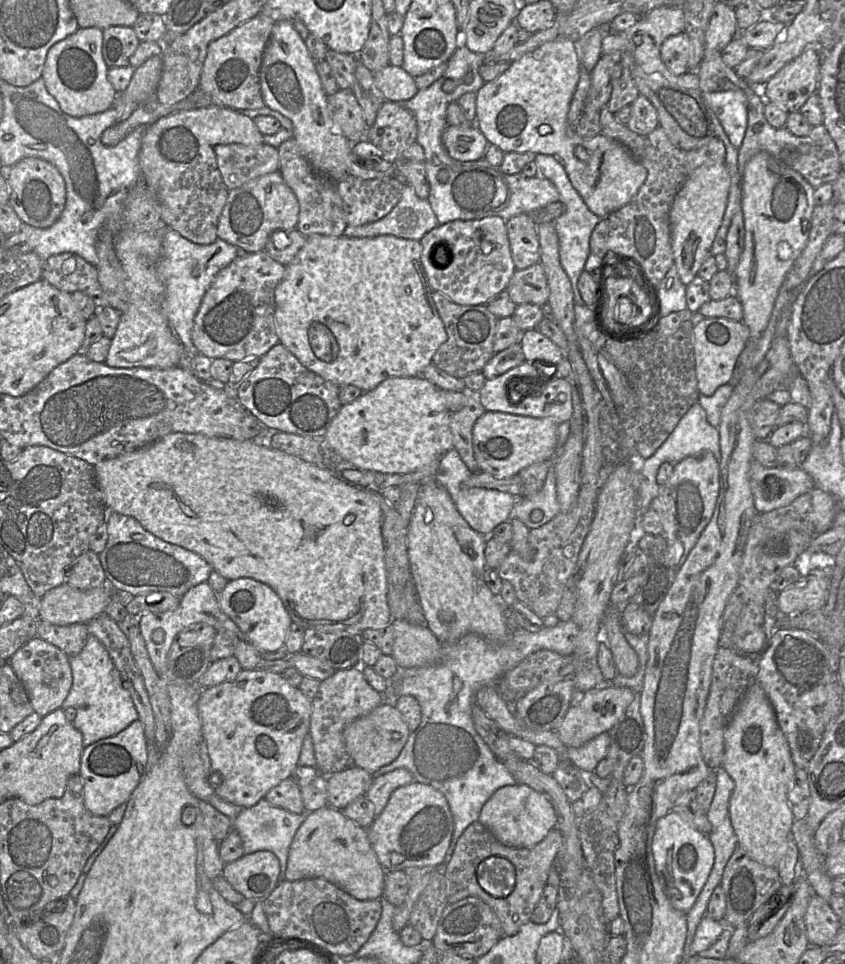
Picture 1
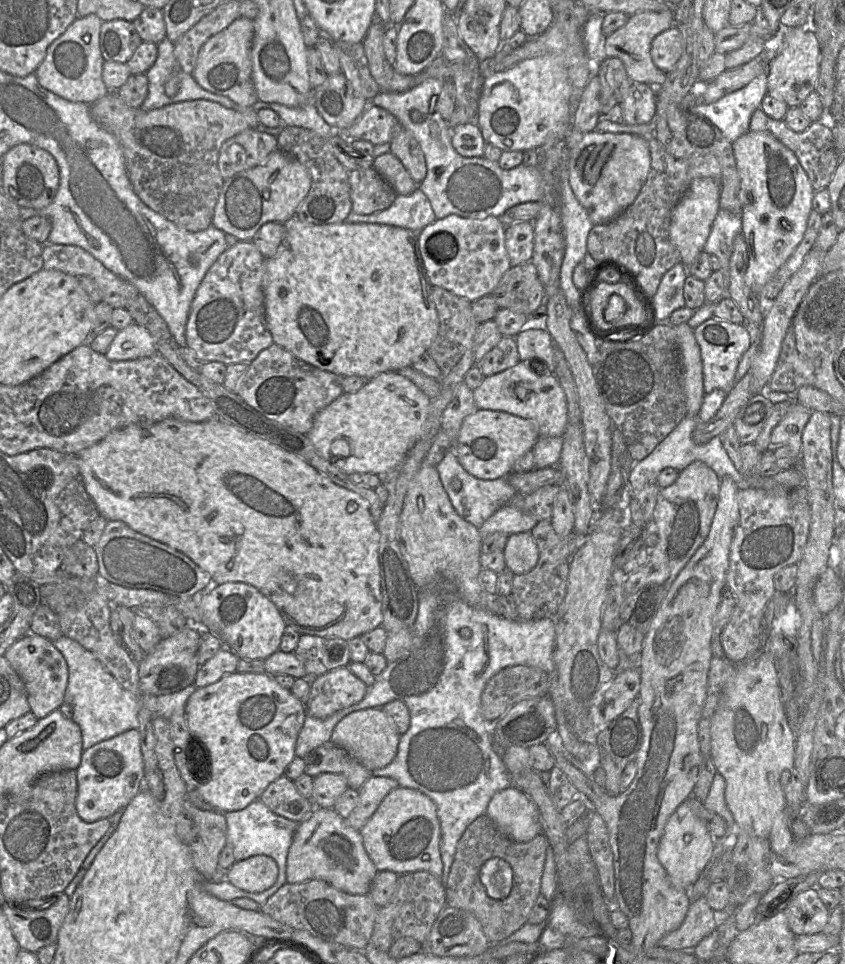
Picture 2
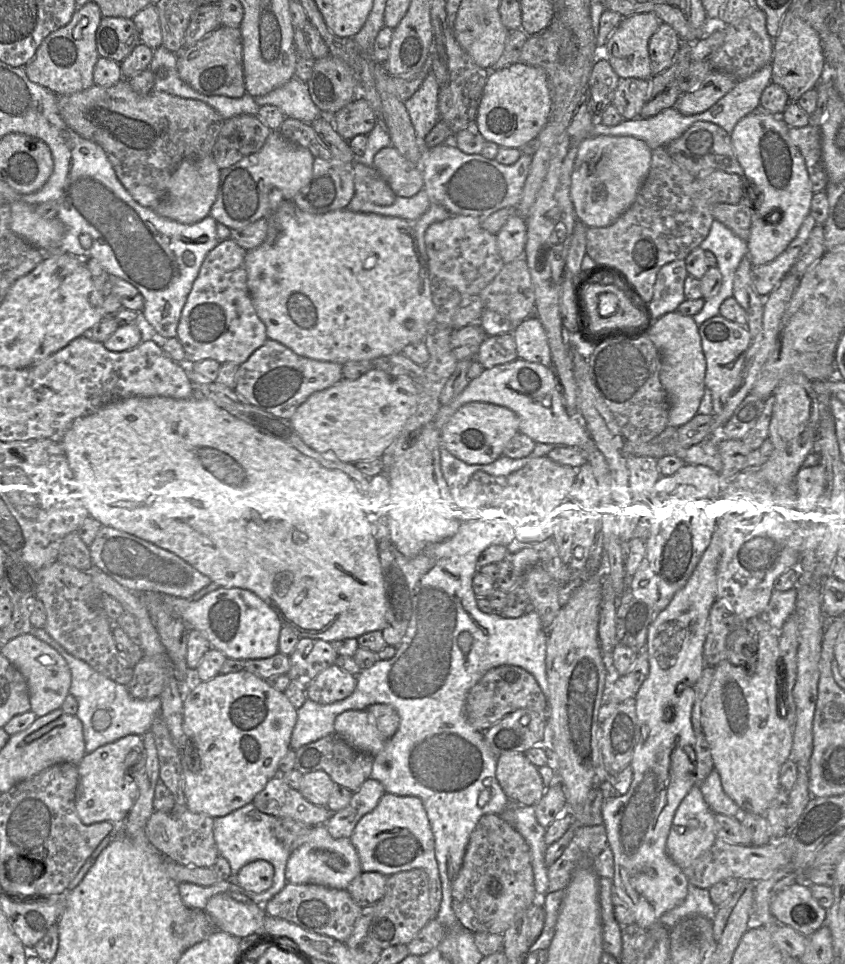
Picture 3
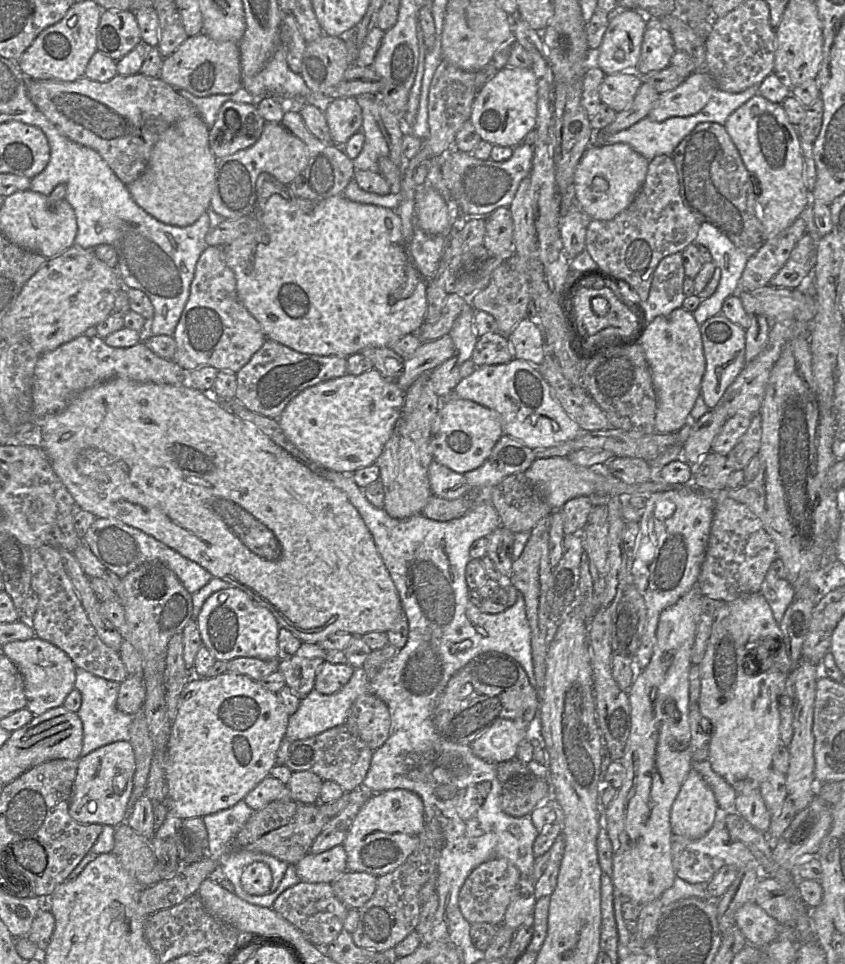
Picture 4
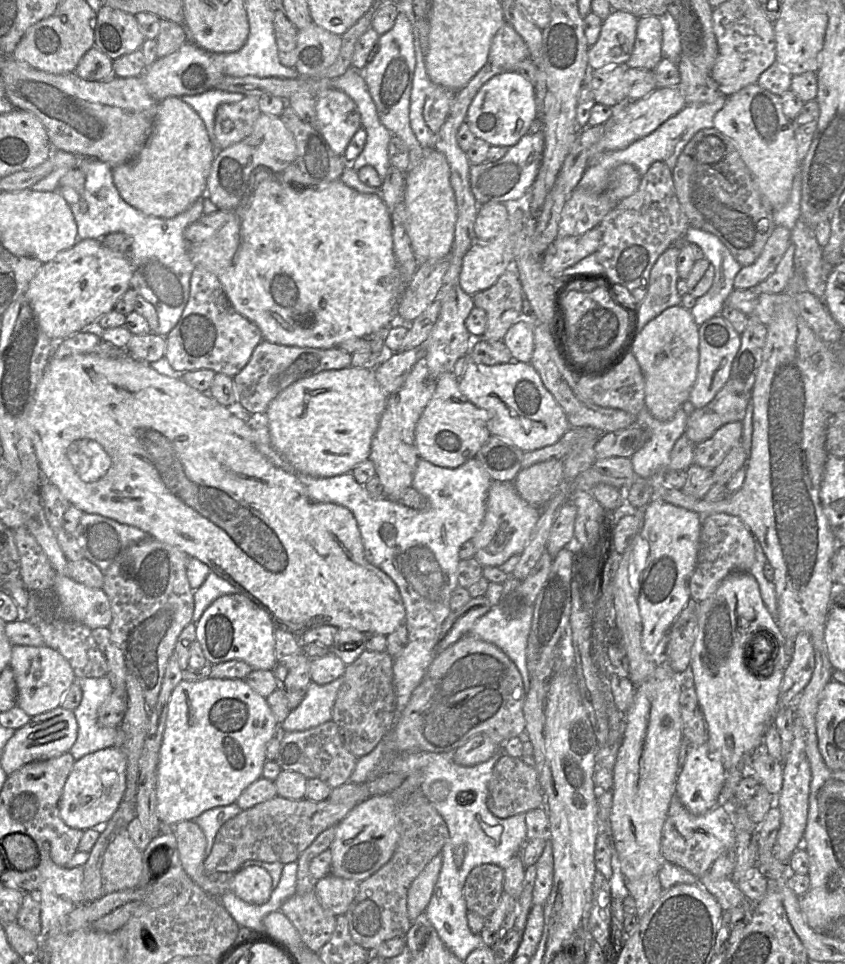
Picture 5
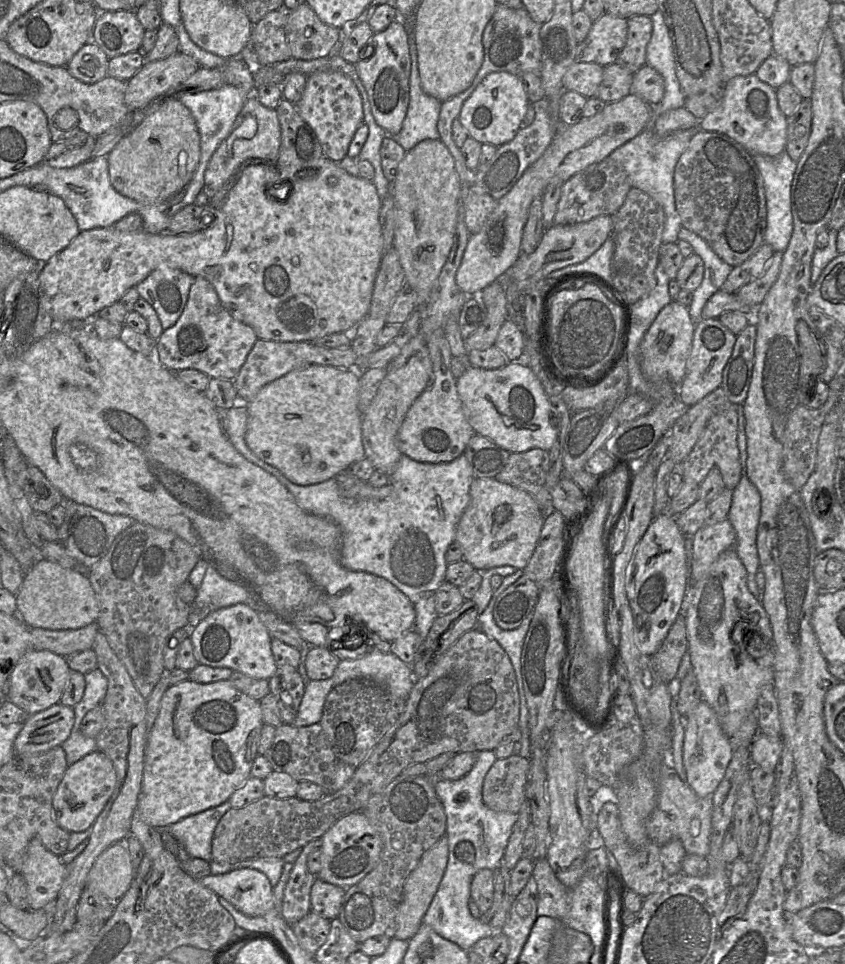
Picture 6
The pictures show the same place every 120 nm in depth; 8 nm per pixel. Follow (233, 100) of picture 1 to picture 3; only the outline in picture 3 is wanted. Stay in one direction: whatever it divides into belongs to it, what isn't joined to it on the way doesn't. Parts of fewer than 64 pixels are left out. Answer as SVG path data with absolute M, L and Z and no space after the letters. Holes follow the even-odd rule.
M220 26L193 46L178 54L177 70L180 78L204 95L224 95L240 98L247 91L243 70L243 44L240 28Z

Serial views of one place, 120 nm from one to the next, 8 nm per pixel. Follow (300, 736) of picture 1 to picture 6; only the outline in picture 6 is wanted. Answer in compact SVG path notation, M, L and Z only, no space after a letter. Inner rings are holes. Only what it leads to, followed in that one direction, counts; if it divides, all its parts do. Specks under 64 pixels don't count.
M187 679L168 687L161 698L158 715L147 734L136 813L148 825L166 829L185 817L228 801L251 776L264 724L259 701L236 689L228 680L197 683Z

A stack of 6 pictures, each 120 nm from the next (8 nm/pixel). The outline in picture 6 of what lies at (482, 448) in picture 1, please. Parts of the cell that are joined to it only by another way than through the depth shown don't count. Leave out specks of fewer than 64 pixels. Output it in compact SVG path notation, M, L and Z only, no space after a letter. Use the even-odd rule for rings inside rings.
M442 327L425 336L432 361L433 379L415 399L397 433L397 447L403 455L423 463L450 462L460 456L475 434L463 412L456 389L456 380L450 371L452 354Z

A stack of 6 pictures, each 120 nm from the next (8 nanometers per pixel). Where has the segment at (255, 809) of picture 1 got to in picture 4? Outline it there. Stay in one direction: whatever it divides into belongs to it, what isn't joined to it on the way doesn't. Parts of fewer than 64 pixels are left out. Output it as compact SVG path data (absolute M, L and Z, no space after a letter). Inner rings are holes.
M242 800L228 809L218 811L202 818L208 834L208 849L205 857L211 857L219 862L219 865L225 872L226 878L233 884L234 892L236 892L235 894L237 896L239 896L239 887L244 889L241 882L242 873L251 863L260 861L266 863L270 867L273 882L268 893L275 892L289 865L288 863L265 853L252 852L237 848L236 836L253 812L254 811L244 802L244 800Z

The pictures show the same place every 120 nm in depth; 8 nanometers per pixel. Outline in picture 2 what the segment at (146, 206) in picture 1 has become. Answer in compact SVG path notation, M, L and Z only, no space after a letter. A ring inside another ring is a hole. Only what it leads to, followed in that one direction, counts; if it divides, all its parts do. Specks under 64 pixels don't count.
M136 322L118 331L105 356L113 361L133 360L157 353L149 331Z

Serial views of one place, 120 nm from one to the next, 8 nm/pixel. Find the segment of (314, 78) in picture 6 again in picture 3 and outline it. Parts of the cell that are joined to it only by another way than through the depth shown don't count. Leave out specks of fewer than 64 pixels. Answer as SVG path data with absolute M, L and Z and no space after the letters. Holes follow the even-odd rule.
M356 97L332 117L336 131L347 141L356 135L368 135L380 120L363 97Z

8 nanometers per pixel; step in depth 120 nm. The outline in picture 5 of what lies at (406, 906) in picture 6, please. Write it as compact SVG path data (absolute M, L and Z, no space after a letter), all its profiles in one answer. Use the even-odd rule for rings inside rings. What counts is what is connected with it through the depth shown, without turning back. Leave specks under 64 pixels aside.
M438 853L412 881L407 892L407 914L413 921L423 913L433 894L442 867L442 854Z

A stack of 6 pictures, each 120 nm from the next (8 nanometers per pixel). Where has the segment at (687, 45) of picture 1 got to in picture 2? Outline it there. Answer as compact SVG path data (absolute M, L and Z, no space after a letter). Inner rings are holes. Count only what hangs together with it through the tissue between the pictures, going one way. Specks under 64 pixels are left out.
M676 25L658 34L652 41L651 57L665 73L671 71L681 57L683 39Z

